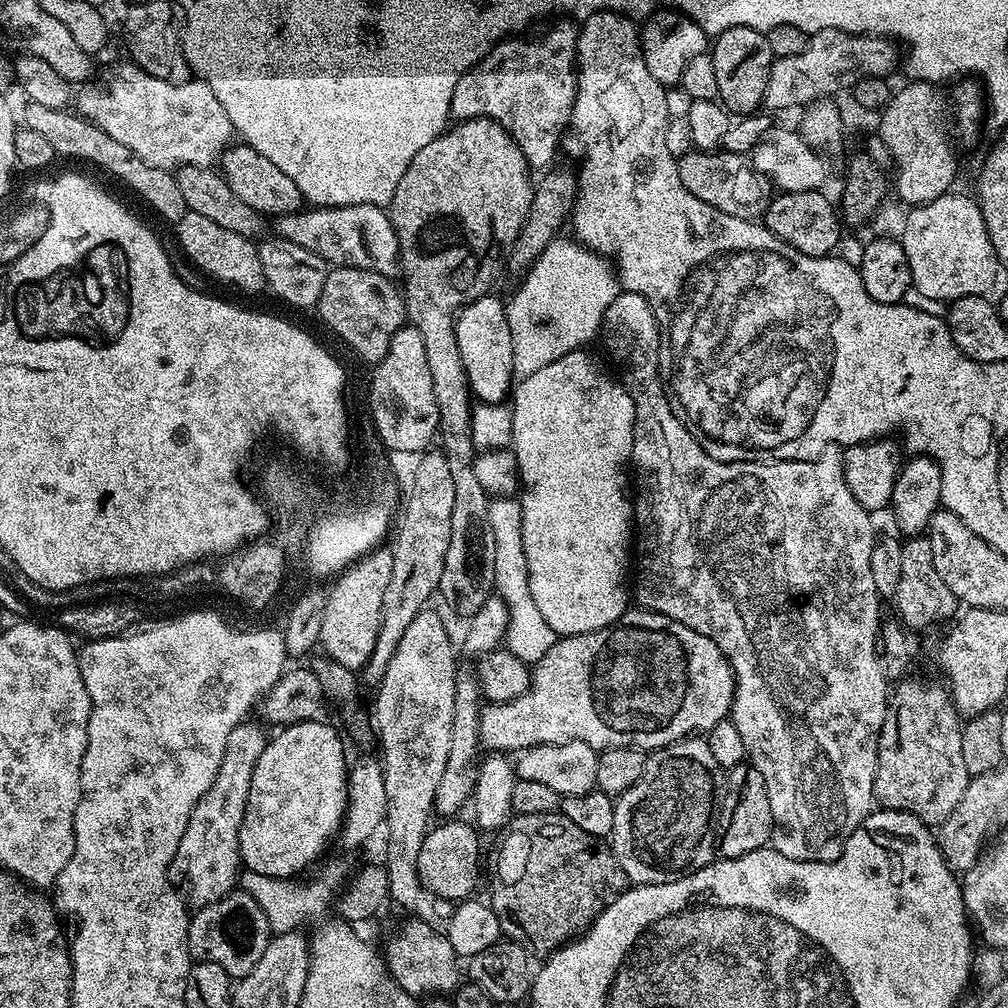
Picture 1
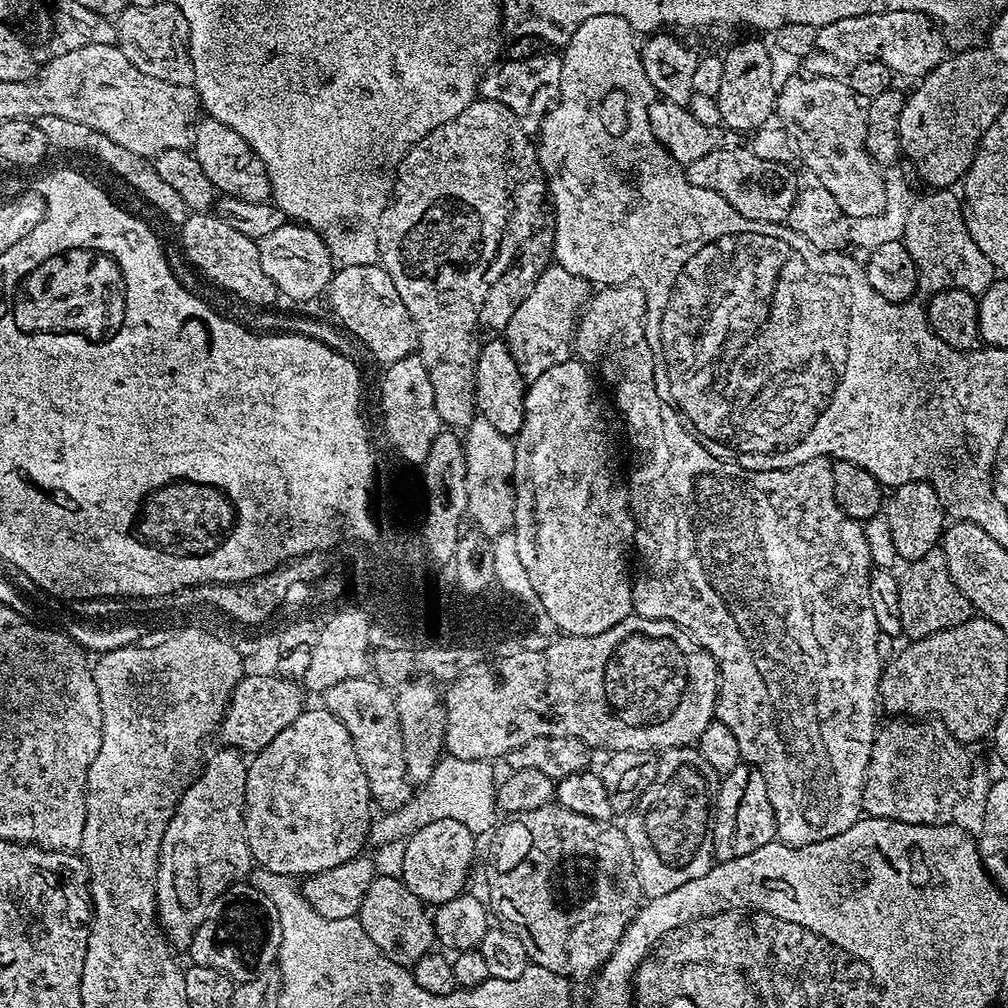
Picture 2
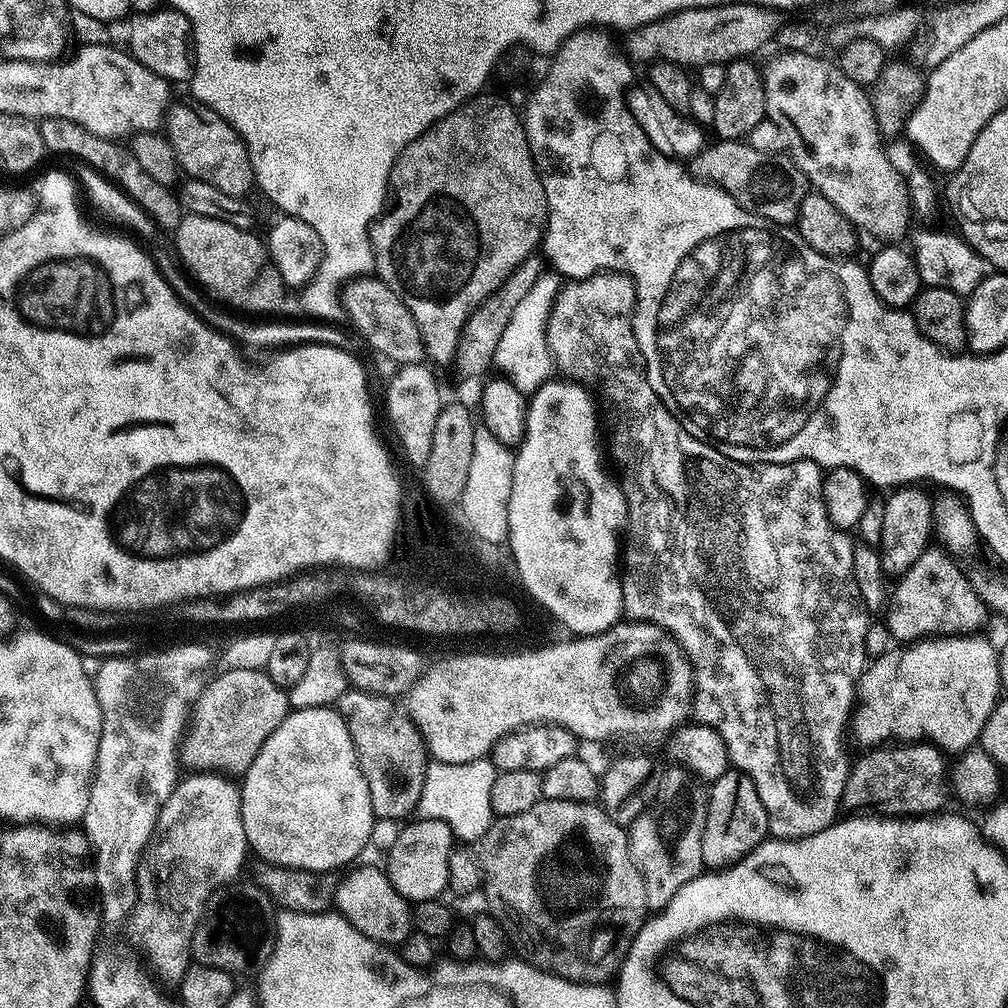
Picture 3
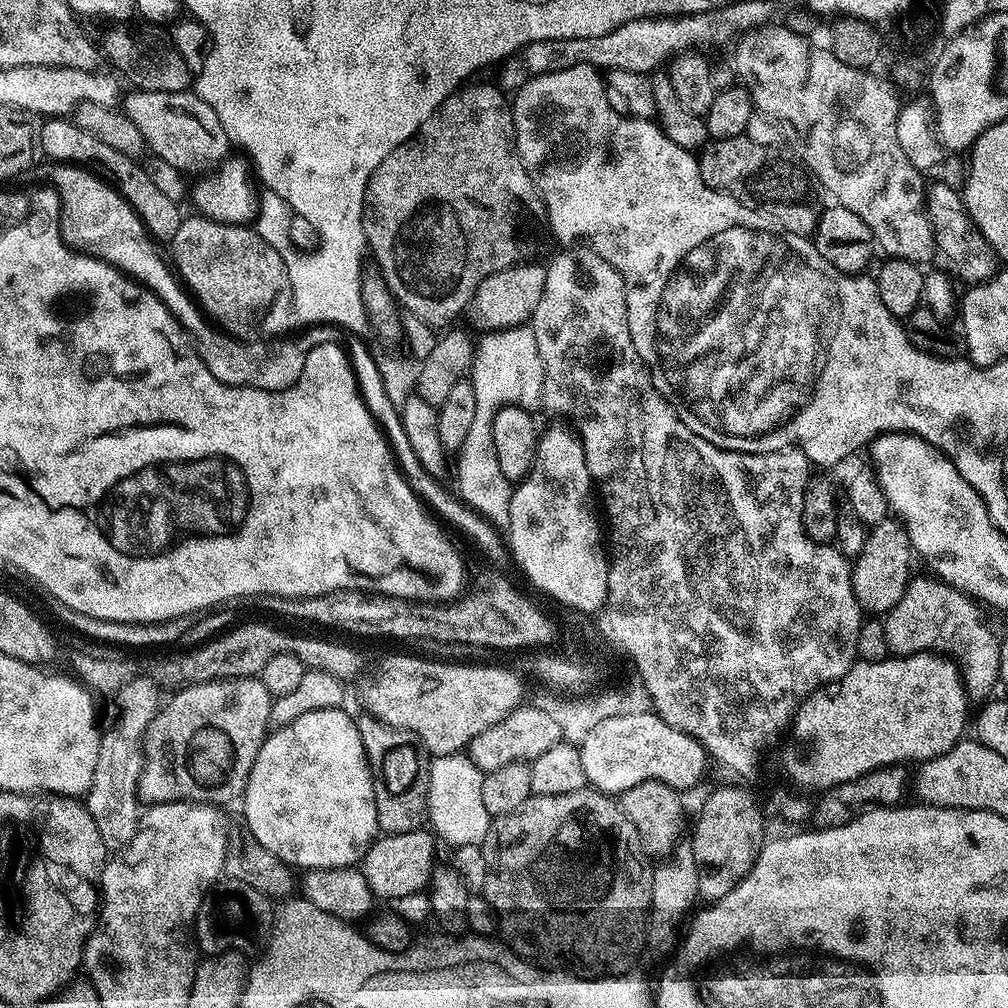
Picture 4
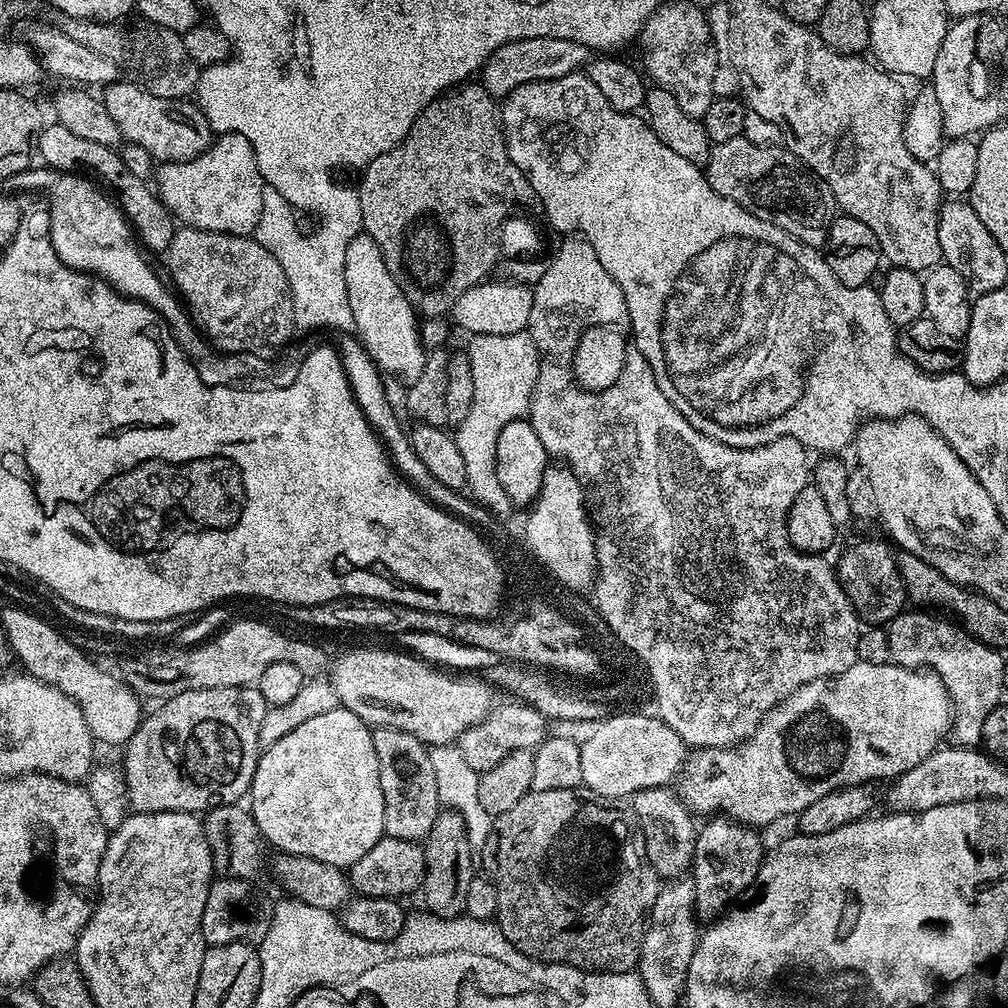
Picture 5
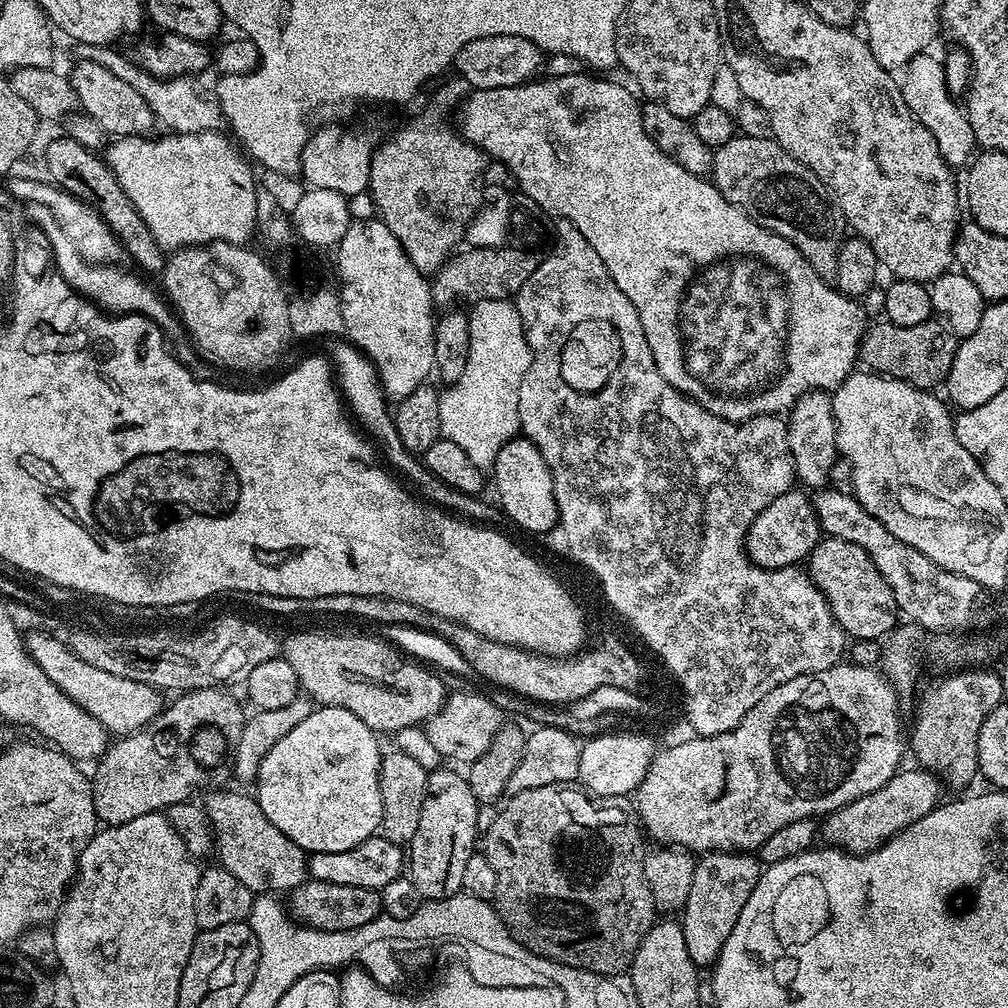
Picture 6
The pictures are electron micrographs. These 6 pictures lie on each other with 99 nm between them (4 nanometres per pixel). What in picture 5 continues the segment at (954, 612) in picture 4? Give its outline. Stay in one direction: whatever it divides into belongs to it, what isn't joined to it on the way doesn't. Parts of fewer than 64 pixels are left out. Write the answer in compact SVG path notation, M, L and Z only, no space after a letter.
M914 611L918 612L899 612L887 625L891 663L900 664L903 668L927 666L936 672L952 700L951 743L962 748L977 747L984 738L986 718L990 718L992 711L1000 707L1005 699L1005 653L1001 649L991 648L989 644L983 644L955 619L939 611Z

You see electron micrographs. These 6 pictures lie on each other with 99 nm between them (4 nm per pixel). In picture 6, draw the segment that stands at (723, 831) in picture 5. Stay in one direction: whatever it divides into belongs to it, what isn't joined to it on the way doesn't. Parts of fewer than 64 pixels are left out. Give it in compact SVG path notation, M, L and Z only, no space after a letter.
M714 852L701 860L695 865L696 877L690 886L690 898L682 909L682 927L690 958L696 963L697 969L704 970L704 967L707 969L715 965L720 957L720 951L739 922L750 894L756 889L762 865L755 855L736 852Z

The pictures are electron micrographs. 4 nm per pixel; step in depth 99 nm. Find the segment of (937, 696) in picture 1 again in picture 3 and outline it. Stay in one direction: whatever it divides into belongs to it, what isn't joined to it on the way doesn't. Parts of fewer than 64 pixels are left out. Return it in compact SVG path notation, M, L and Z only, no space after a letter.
M904 742L899 746L873 748L860 755L864 756L857 760L855 757L848 769L840 799L849 813L875 810L893 818L915 818L939 813L945 807L944 799L950 796L950 768L947 763L944 765L945 753L935 744Z

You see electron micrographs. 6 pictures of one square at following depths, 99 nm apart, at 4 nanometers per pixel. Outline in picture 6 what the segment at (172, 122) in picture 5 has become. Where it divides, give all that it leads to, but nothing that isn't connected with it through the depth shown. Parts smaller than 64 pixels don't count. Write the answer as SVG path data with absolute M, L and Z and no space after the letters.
M81 59L80 65L70 72L74 93L77 95L79 109L85 112L98 127L104 132L109 132L112 138L123 138L125 136L148 136L151 133L154 117L150 106L146 104L146 98L134 90L122 78L110 74L106 66L102 66L93 60Z

